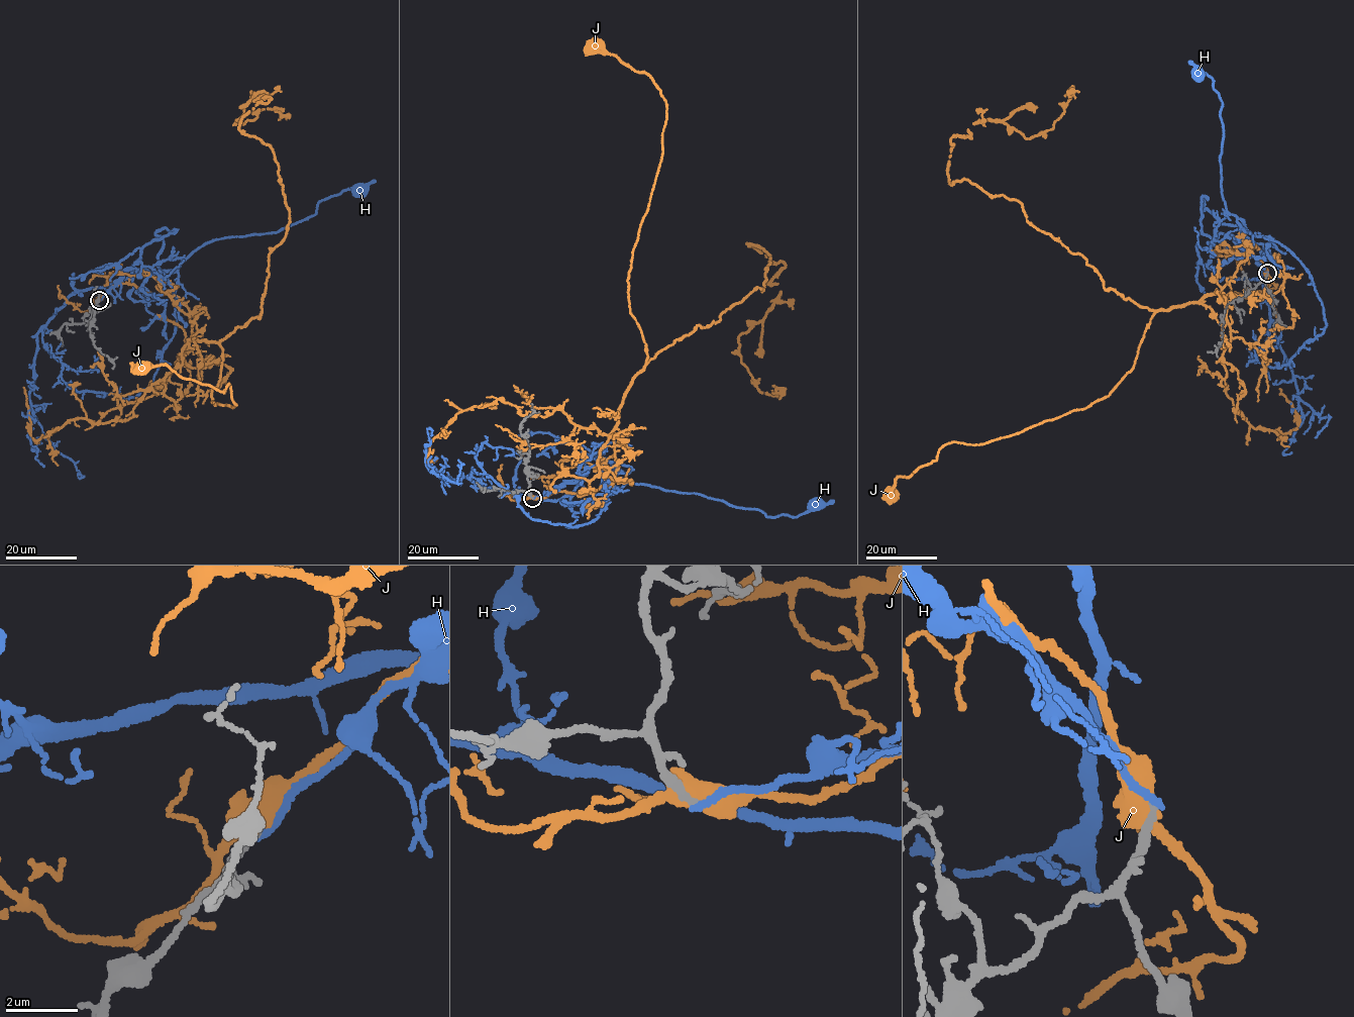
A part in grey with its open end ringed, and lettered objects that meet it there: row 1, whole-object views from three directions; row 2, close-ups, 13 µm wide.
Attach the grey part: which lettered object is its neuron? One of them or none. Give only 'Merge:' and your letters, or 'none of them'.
Merge: none of them

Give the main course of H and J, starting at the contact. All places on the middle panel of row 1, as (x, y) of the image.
H: (532, 498), (577, 480), (592, 493), (629, 483), (696, 493), (767, 517), (795, 517), (816, 504)
J: (531, 497), (594, 493), (616, 480), (611, 435), (647, 357), (628, 283), (666, 108), (653, 79), (593, 45)

